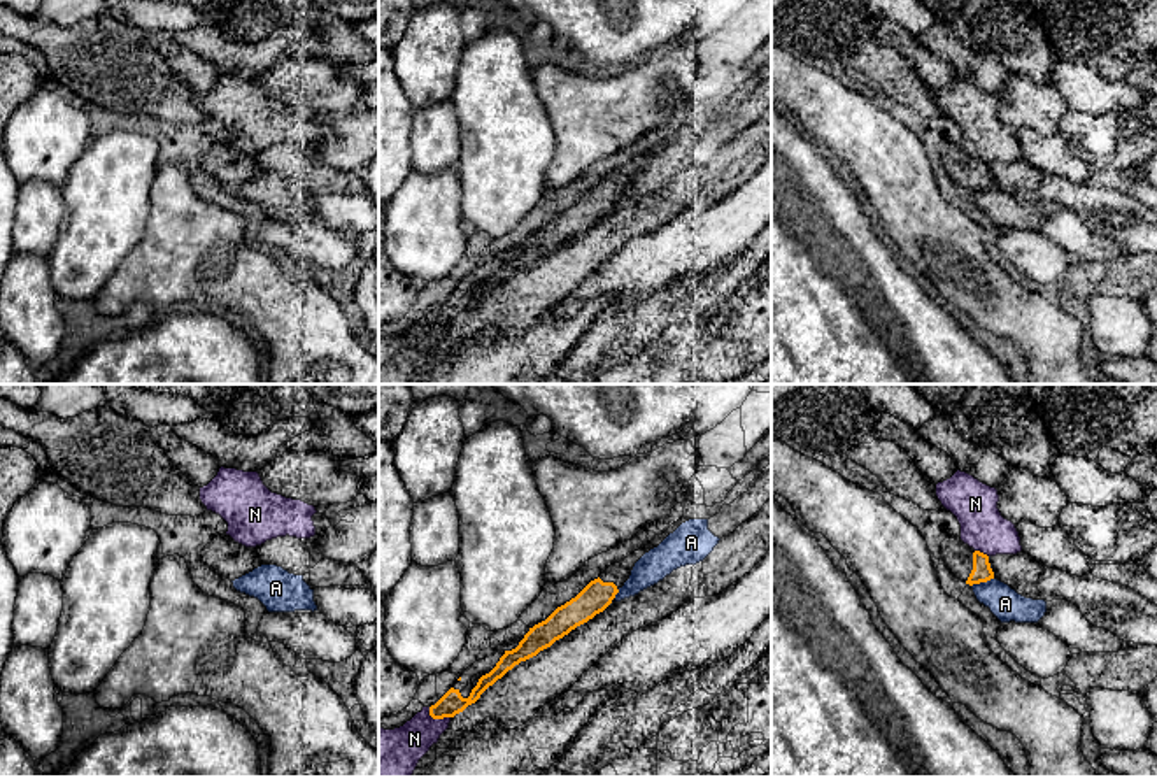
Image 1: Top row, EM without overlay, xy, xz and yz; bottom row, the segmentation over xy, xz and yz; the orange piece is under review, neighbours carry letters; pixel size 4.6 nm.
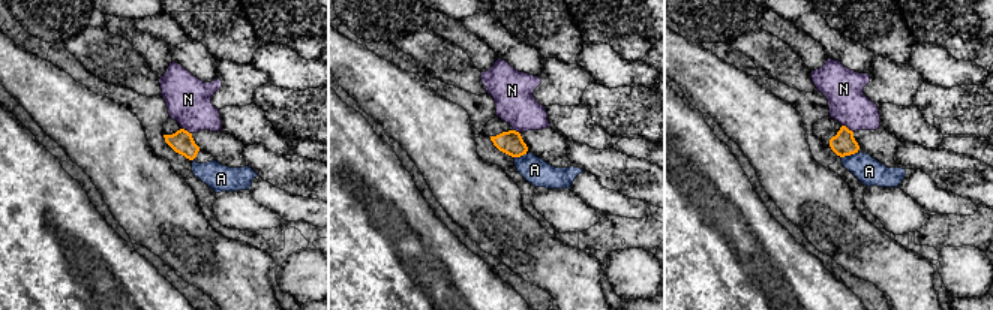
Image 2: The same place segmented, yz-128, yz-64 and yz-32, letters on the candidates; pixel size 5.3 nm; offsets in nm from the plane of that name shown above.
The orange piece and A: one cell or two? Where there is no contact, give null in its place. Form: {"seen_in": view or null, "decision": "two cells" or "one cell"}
{"seen_in": "yz", "decision": "two cells"}

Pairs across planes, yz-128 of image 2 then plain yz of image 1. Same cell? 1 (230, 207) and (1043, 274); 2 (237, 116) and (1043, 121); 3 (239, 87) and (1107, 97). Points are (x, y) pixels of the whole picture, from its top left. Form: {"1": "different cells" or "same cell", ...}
{"1": "same cell", "2": "different cells", "3": "different cells"}

